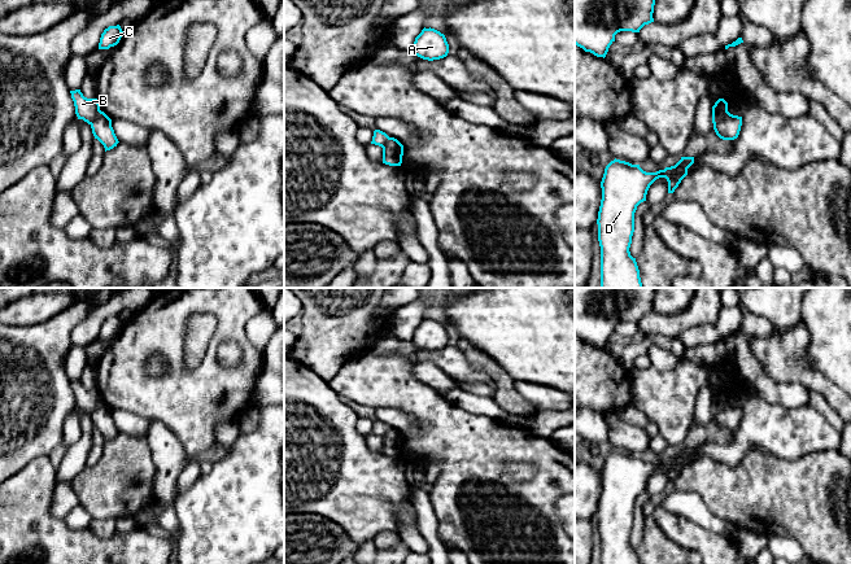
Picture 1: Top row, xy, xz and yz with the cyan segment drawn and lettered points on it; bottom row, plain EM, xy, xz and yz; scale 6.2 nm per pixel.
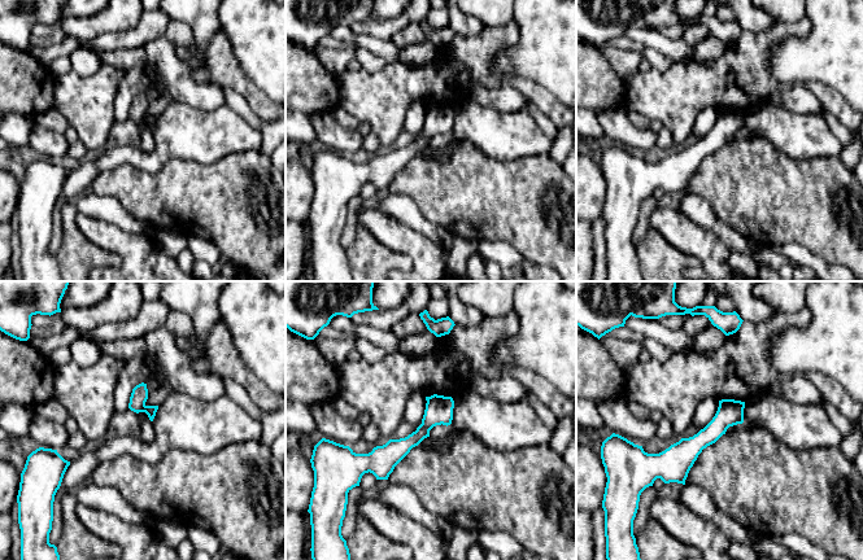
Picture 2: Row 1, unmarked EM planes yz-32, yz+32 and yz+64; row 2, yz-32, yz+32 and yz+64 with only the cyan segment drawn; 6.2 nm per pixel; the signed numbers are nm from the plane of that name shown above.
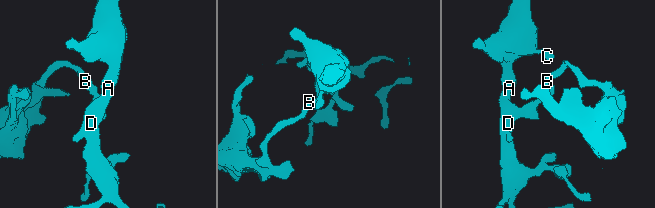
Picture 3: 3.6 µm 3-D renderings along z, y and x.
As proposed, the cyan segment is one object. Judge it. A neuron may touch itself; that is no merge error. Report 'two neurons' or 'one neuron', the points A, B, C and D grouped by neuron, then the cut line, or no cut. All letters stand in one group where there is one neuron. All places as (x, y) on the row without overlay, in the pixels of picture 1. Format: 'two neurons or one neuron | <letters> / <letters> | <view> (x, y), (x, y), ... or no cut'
two neurons | A C D / B | yz (728, 402), (714, 416)

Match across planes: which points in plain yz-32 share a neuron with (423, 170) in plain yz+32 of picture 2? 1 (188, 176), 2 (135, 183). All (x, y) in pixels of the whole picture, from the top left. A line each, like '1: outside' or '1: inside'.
1: inside
2: inside

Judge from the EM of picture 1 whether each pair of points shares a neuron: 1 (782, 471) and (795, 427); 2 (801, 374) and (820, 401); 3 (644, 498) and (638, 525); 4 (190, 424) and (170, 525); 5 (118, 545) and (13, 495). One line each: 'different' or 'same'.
1: different
2: different
3: same
4: different
5: same

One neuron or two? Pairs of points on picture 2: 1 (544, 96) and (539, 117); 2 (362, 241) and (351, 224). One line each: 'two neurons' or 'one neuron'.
1: two neurons
2: two neurons

